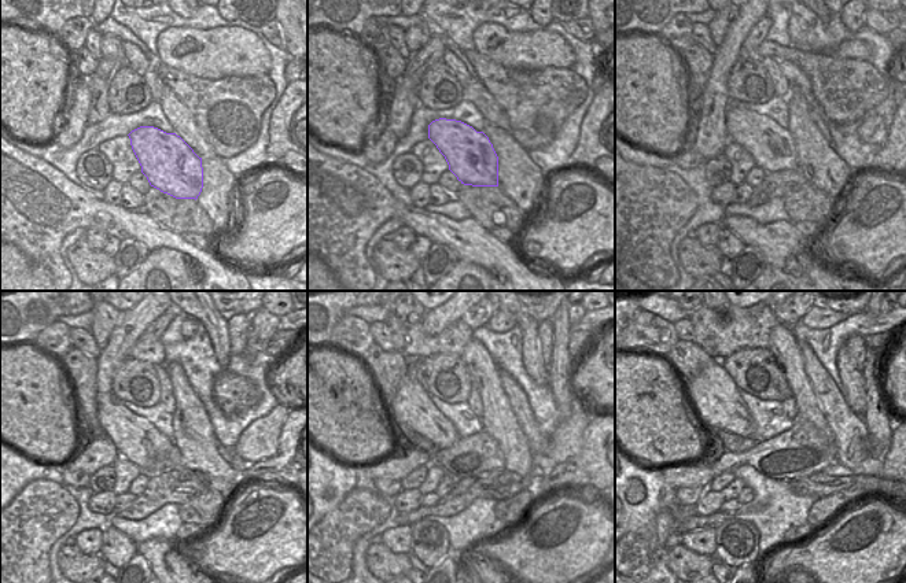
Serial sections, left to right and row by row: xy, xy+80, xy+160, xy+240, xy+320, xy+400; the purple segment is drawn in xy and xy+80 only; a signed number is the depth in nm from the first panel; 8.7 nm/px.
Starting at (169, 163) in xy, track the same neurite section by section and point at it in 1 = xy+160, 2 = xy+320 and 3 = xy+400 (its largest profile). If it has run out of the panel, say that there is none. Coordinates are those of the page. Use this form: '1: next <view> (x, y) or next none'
1: next xy+160 (772, 147)
2: next xy+320 (412, 406)
3: next xy+400 (713, 395)

